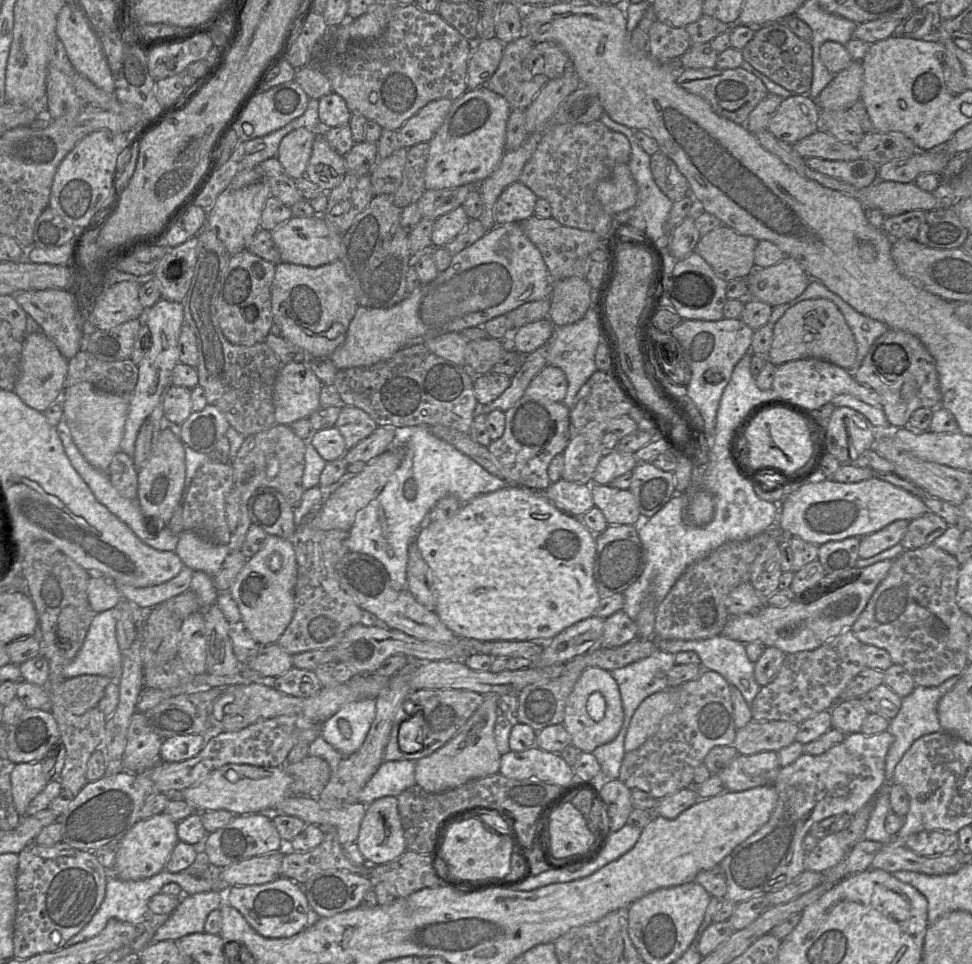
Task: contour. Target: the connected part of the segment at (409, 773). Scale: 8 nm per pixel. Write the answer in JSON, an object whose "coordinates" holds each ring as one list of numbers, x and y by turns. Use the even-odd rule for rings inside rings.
{"coordinates":[[383,761,362,789,357,802,367,806,382,797,397,797,415,785,416,761]]}

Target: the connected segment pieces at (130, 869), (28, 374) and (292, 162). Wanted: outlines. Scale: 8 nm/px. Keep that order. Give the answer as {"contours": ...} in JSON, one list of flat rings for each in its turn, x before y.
{"contours":[[[164,812,136,822,117,844,111,873,123,881,139,881,164,870,172,851,179,842,177,823]],[[43,332,27,334,22,345,19,363,19,374,14,392,29,407,44,412,52,403,59,401,65,389,65,379,68,369,68,360,64,358,55,343]],[[299,128,287,134,280,142,277,159,293,180,305,176,318,131]]]}

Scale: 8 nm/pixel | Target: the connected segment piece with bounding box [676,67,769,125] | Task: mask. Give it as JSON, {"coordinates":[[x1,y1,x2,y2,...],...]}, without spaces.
{"coordinates":[[742,67,729,69,682,69,676,78,677,84,688,92,706,100,712,109,724,118,745,125,751,111,768,95,763,82]]}

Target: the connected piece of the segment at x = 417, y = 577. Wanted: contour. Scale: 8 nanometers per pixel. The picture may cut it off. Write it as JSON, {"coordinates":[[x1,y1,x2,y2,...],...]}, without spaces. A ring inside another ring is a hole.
{"coordinates":[[415,541,408,549,407,589,425,608,435,612,436,597,432,573]]}

